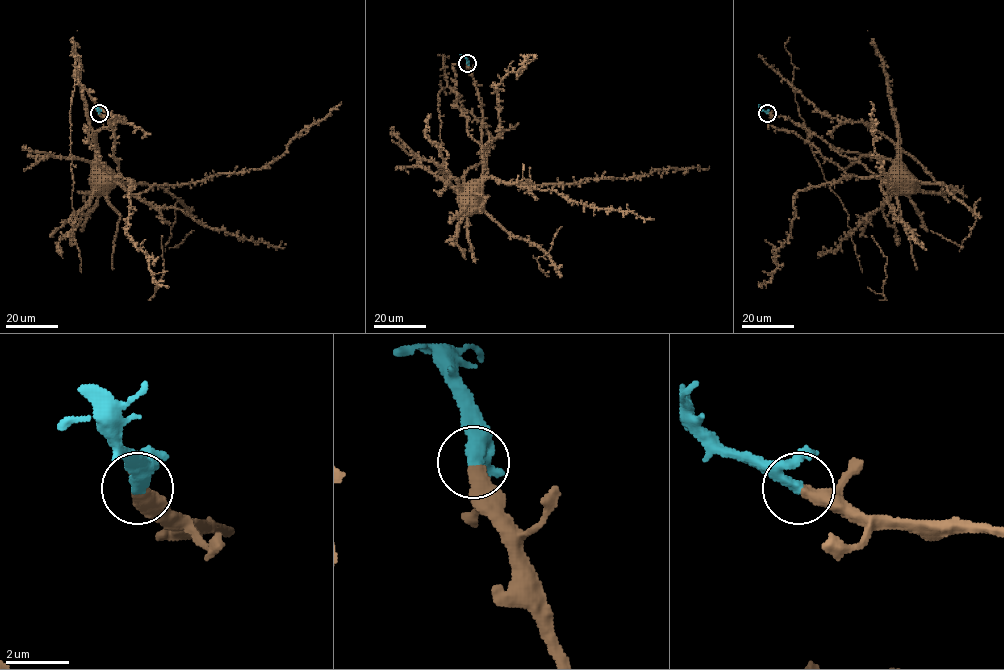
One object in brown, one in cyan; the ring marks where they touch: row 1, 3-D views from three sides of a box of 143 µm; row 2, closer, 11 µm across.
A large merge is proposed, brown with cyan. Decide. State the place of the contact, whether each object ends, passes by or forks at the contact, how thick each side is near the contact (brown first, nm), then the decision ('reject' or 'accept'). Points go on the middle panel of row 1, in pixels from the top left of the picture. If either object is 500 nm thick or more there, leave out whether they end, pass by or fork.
at (467, 63); brown passes by; cyan passes by; 320 nm thick on the brown side, 300 nm on the other; accept

